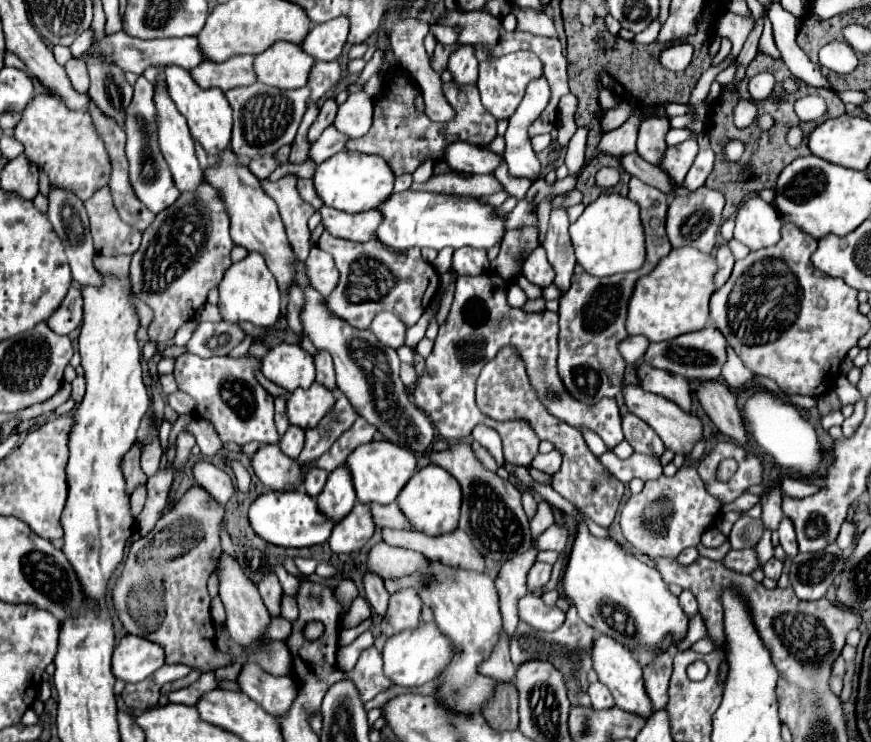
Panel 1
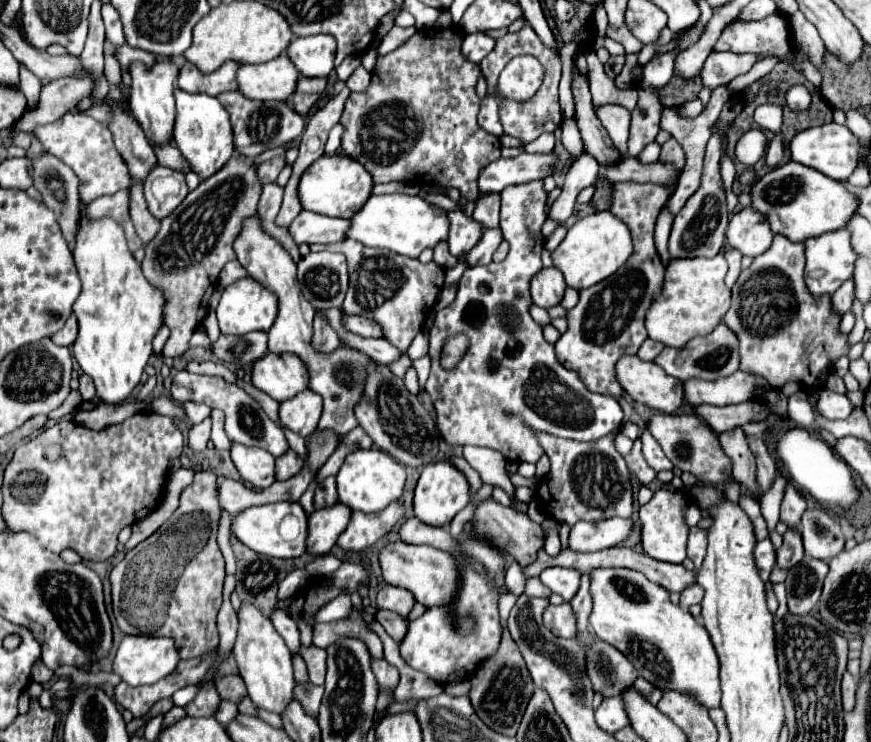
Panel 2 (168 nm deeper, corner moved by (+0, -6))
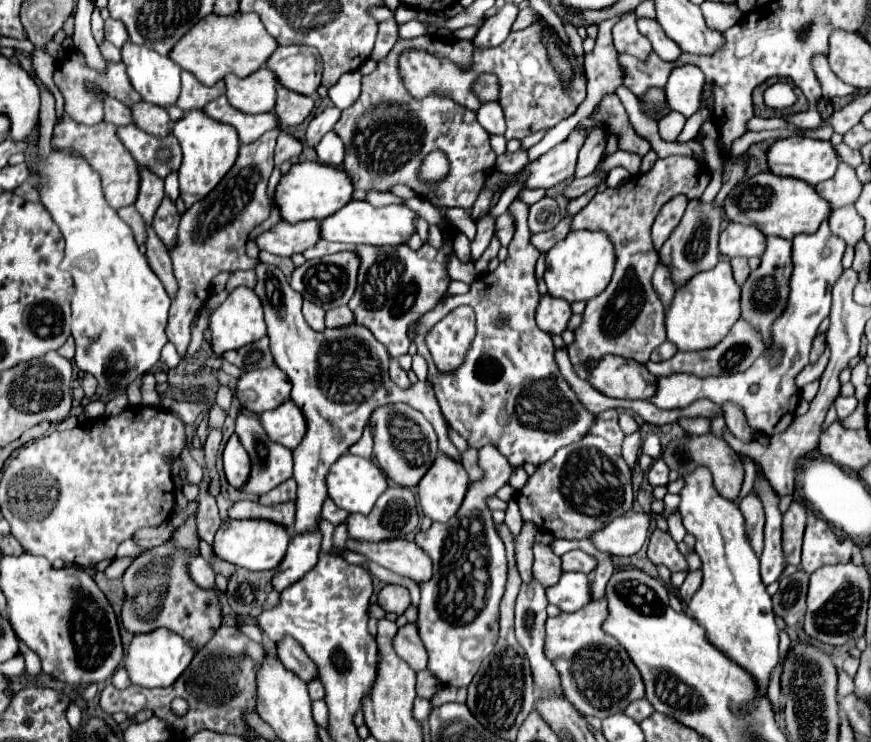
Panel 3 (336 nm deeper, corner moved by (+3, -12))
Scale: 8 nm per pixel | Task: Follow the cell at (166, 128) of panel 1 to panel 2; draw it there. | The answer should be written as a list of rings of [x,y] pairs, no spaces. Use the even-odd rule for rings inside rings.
[[[160,58],[154,64],[154,70],[142,70],[142,66],[134,66],[134,70],[130,70],[130,76],[132,76],[130,106],[132,106],[136,120],[142,126],[148,142],[152,146],[170,144],[174,138],[174,134],[172,134],[174,132],[174,116],[176,116],[174,88],[176,88],[176,80],[178,80],[178,66],[168,58]]]

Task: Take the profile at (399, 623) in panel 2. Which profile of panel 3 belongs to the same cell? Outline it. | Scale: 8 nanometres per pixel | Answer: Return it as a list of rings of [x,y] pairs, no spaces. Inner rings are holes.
[[[407,624],[399,628],[395,636],[395,652],[415,670],[421,672],[427,668],[427,650],[419,638],[417,624]]]

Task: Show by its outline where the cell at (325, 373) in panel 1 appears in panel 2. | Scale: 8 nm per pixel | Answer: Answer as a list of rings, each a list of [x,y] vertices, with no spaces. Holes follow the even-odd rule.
[[[318,314],[314,316],[314,336],[310,344],[318,354],[330,354],[340,346],[334,330],[330,330],[330,326],[326,326],[326,322]]]

